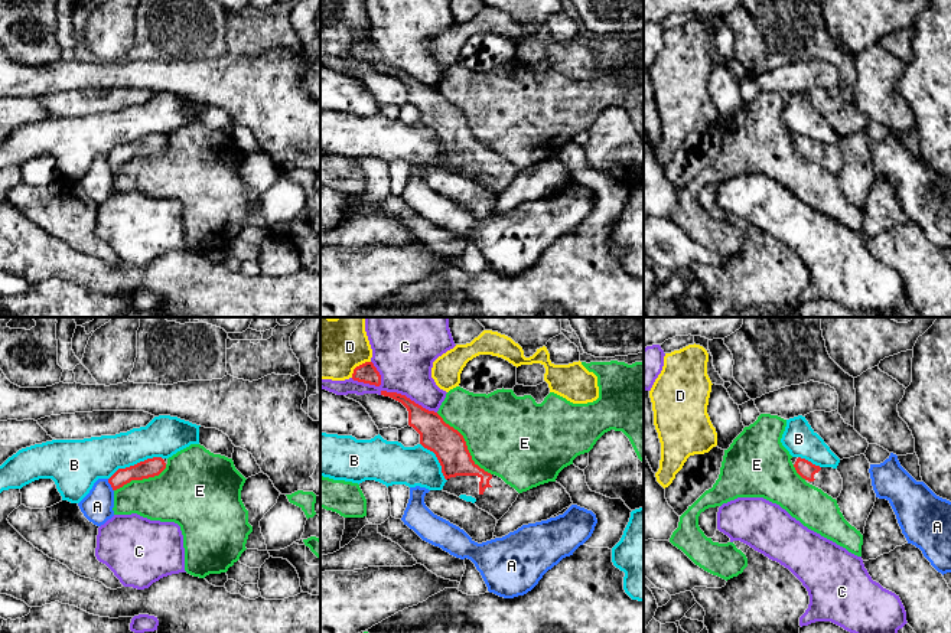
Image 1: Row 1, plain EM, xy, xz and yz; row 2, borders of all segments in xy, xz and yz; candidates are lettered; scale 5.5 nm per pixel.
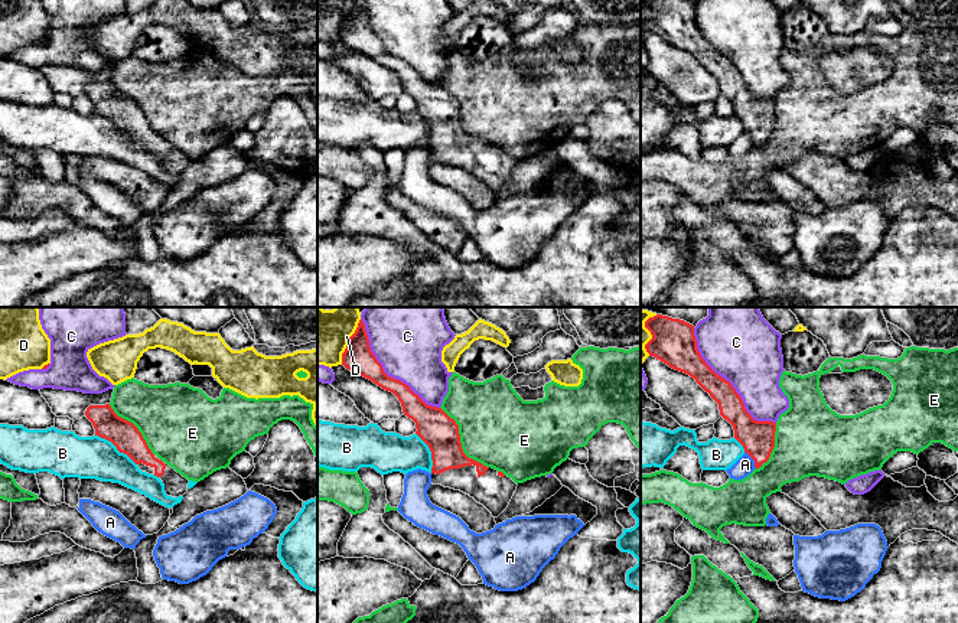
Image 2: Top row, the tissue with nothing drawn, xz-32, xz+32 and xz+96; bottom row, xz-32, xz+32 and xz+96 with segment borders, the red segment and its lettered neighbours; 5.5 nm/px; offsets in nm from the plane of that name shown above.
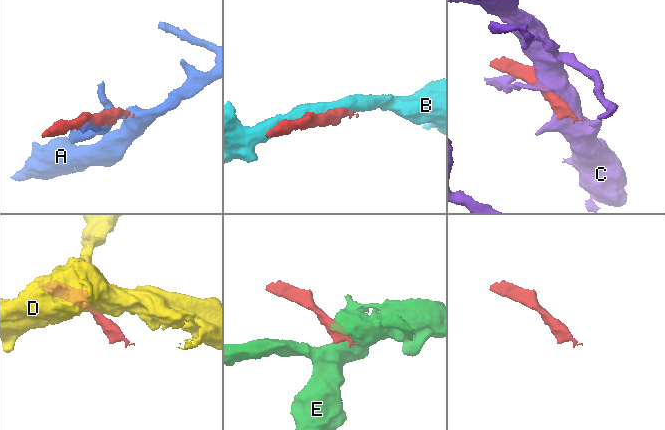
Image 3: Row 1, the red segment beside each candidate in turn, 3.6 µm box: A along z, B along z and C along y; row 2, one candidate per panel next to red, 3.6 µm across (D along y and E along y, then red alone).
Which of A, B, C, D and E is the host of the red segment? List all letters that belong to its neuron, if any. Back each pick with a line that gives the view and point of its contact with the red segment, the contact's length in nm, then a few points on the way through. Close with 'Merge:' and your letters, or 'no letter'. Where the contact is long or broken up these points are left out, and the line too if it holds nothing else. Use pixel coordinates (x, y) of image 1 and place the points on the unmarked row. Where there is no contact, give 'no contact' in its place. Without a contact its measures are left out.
Merge: no letter

